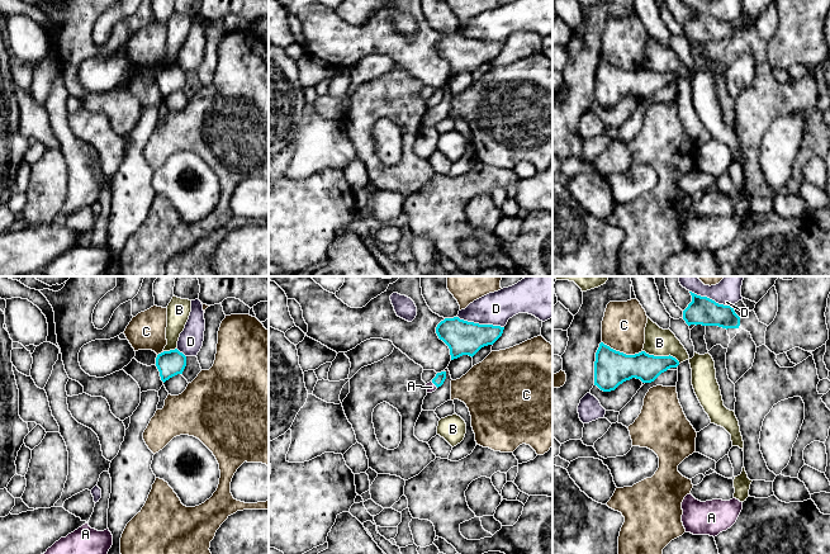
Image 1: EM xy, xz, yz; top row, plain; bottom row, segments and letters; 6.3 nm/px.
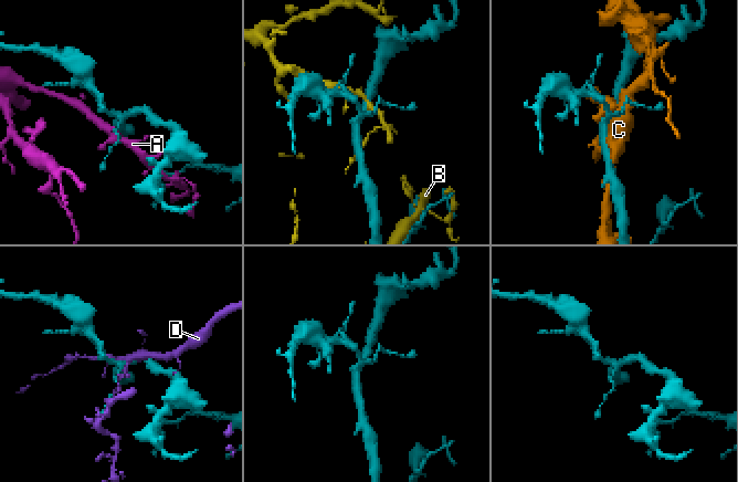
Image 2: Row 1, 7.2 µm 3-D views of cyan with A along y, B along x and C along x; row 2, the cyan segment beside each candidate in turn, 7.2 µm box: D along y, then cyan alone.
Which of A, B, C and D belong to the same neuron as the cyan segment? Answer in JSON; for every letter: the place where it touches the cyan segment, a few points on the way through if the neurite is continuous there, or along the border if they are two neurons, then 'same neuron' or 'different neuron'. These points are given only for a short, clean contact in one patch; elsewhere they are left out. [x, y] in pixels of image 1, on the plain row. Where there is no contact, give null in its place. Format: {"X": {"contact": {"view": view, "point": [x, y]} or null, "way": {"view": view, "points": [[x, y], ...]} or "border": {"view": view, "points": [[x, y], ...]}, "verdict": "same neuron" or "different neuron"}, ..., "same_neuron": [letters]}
{"A": {"contact": {"view": "xz", "point": [435, 100]}, "border": {"view": "xz", "points": [[431, 96], [437, 103]]}, "verdict": "different neuron"}, "B": {"contact": {"view": "yz", "point": [662, 72]}, "verdict": "different neuron"}, "C": {"contact": {"view": "yz", "point": [622, 69]}, "verdict": "different neuron"}, "D": {"contact": {"view": "xz", "point": [480, 41]}, "verdict": "different neuron"}, "same_neuron": []}

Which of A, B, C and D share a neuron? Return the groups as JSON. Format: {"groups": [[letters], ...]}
{"groups": [["A"], ["B"], ["C"], ["D"]]}

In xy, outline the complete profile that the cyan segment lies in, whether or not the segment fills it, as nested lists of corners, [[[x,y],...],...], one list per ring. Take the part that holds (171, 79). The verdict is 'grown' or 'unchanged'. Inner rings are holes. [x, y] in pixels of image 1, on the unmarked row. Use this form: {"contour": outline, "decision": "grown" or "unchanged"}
{"contour": [[[177,65],[163,67],[157,71],[156,82],[160,87],[161,96],[165,99],[170,94],[182,90],[186,82],[186,72]]], "decision": "unchanged"}

